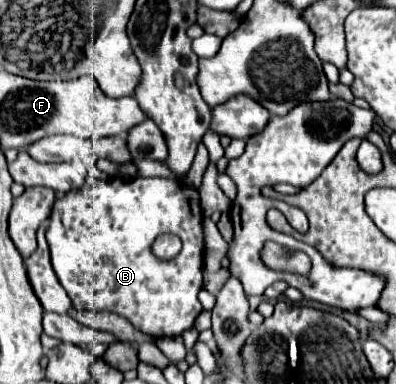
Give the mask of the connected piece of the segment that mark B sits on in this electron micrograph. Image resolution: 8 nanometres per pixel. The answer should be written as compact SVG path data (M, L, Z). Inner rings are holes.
M161 176L135 178L135 180L87 178L81 190L67 192L61 200L55 202L51 212L51 224L49 220L41 224L37 232L39 246L33 252L33 256L25 260L29 282L45 312L67 314L73 302L75 310L115 312L127 318L135 330L151 338L179 336L181 332L193 326L197 314L201 312L201 302L197 298L203 284L201 272L203 272L203 248L205 248L201 224L203 224L203 212L199 206L199 194L195 188L187 184L179 184L177 180L161 178ZM159 232L171 232L181 238L183 248L173 260L157 260L151 254L151 242L157 238Z

